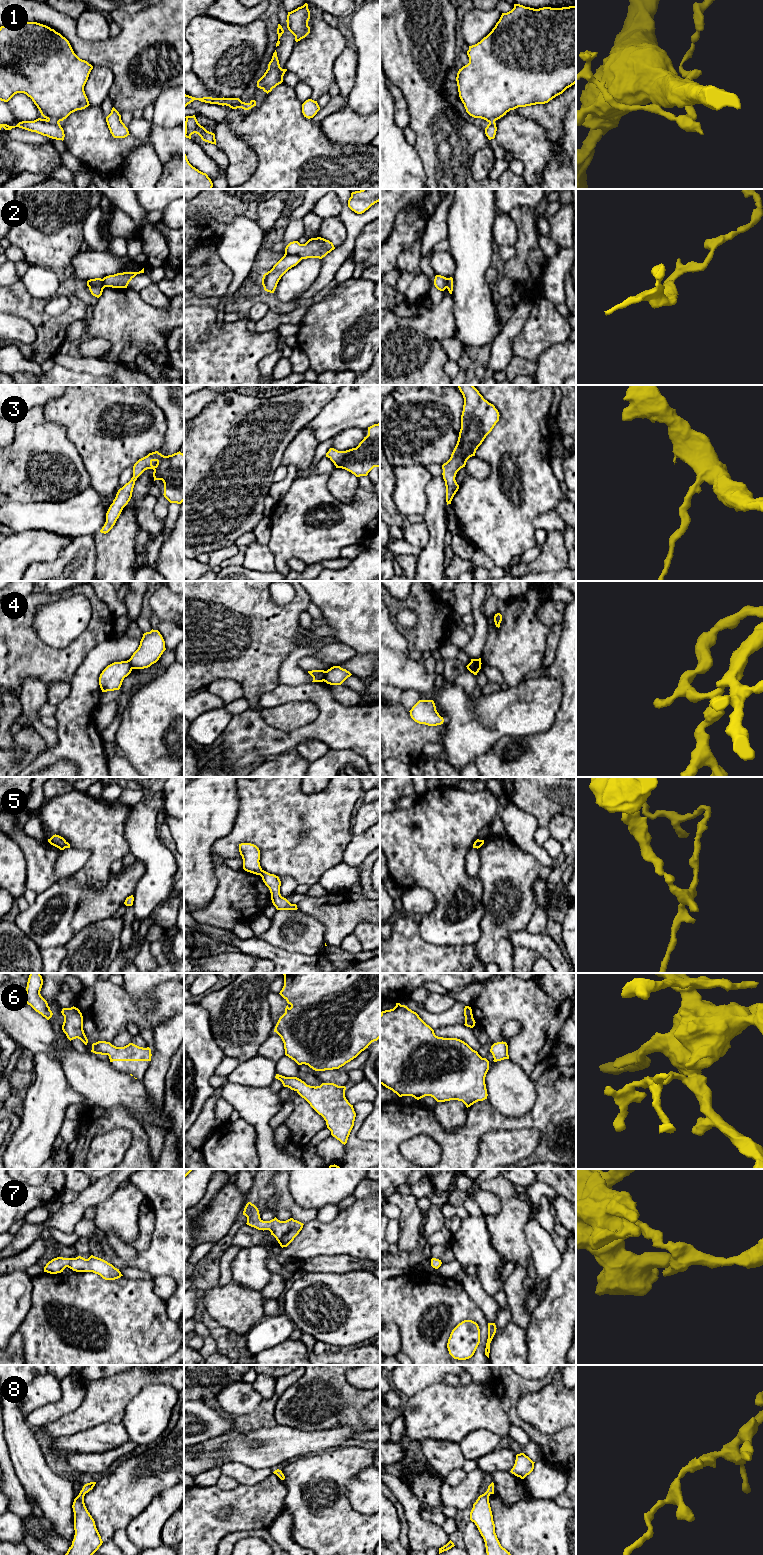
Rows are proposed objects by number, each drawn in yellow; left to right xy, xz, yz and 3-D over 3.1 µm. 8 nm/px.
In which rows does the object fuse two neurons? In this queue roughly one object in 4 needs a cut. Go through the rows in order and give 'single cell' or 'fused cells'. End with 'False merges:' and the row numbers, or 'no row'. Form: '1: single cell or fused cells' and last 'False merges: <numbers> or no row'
1: fused cells
2: fused cells
3: single cell
4: single cell
5: fused cells
6: single cell
7: single cell
8: single cell
False merges: 1, 2, 5

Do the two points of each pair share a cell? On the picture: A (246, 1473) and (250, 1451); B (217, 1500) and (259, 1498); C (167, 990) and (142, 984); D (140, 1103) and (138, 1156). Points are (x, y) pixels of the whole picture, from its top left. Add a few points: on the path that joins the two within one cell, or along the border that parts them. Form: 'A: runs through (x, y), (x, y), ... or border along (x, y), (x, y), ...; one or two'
A: border along (225, 1462), (240, 1462), (254, 1468), (270, 1469); two
B: runs through (227, 1500), (249, 1500); one
C: border along (161, 983), (152, 991), (155, 1007), (150, 1010); two
D: border along (121, 1108), (144, 1128); two

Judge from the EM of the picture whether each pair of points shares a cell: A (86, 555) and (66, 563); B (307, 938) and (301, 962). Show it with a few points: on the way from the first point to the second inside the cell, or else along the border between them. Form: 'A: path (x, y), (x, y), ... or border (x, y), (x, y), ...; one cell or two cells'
A: path (81, 556), (74, 563), (71, 563); one cell
B: border (280, 948), (307, 955), (321, 953); two cells

